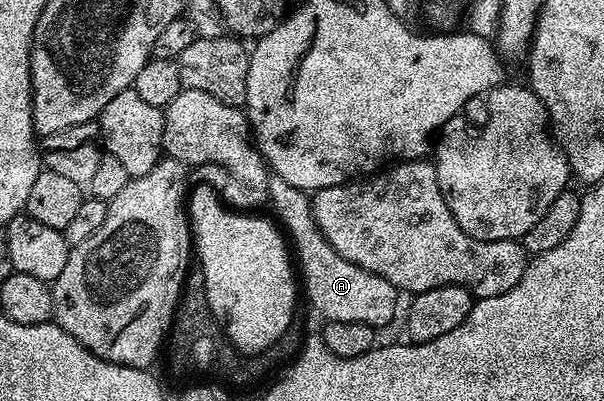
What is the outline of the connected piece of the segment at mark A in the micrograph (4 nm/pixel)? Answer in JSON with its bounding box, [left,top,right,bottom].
[266,177,400,329]

